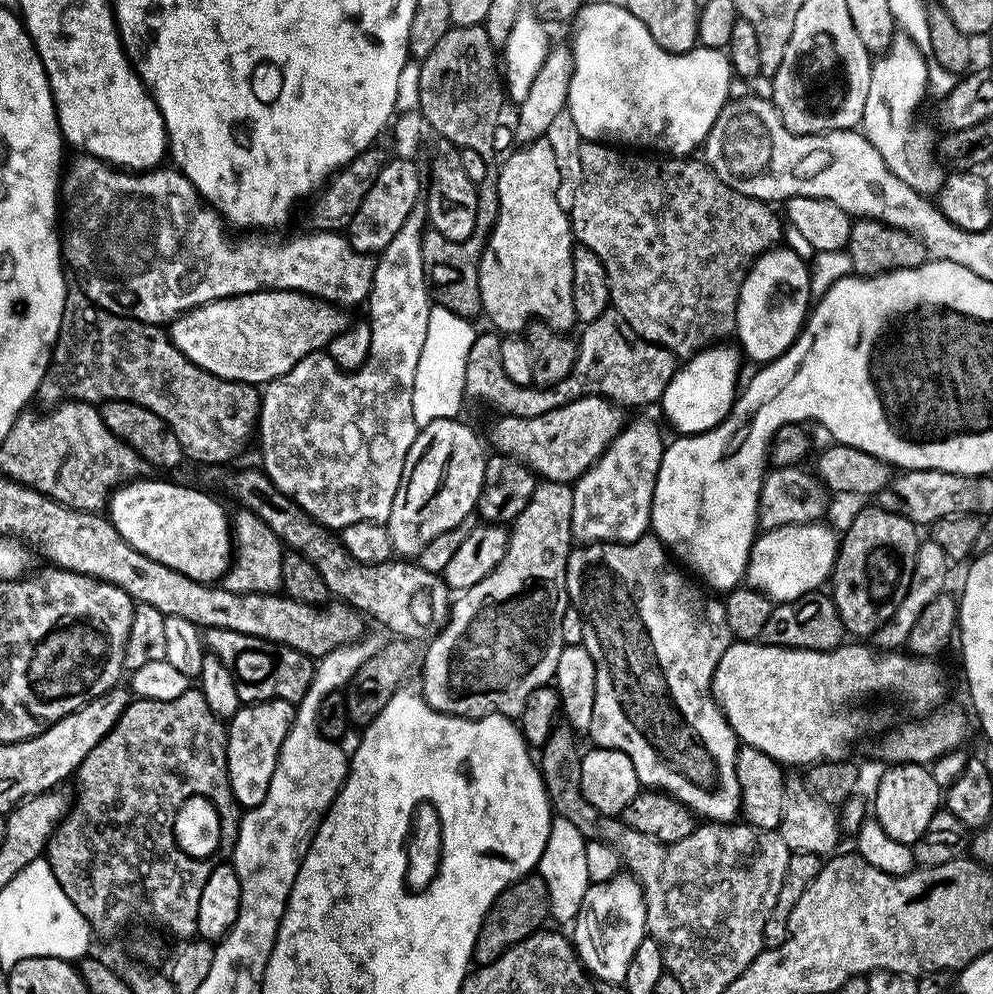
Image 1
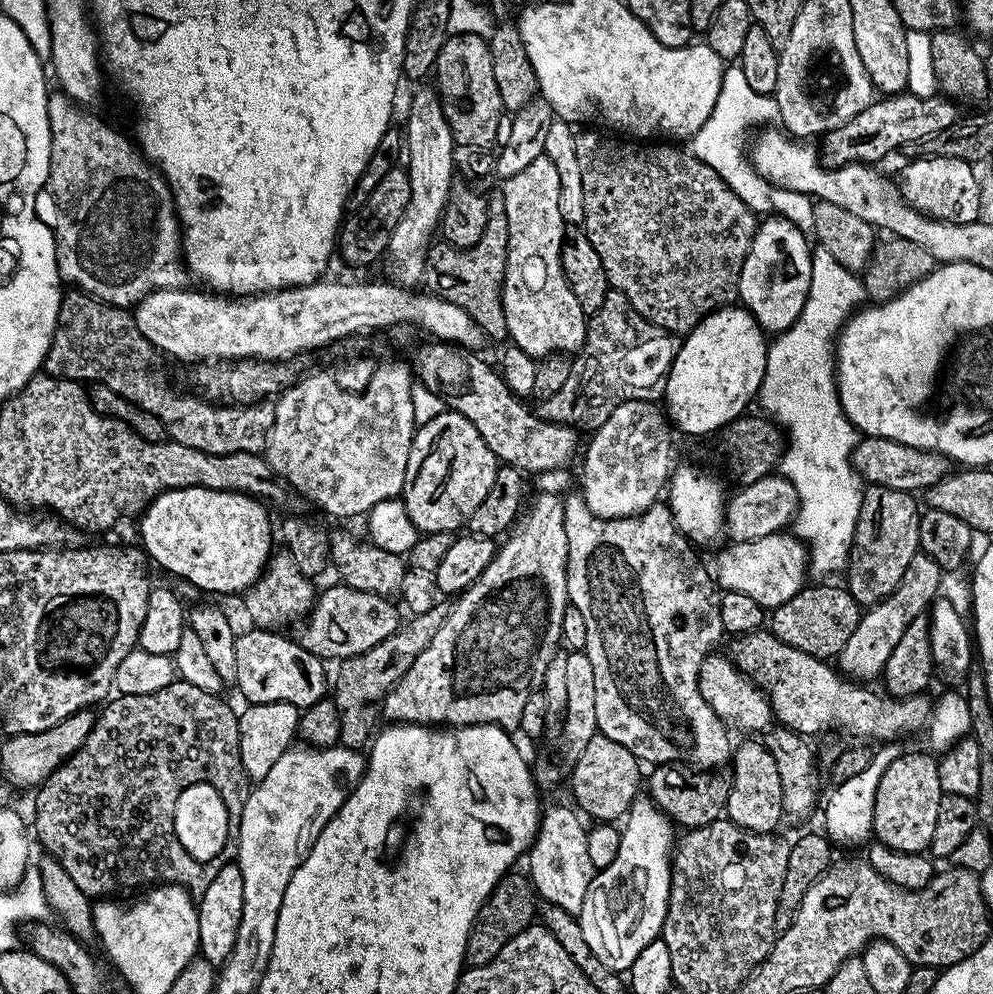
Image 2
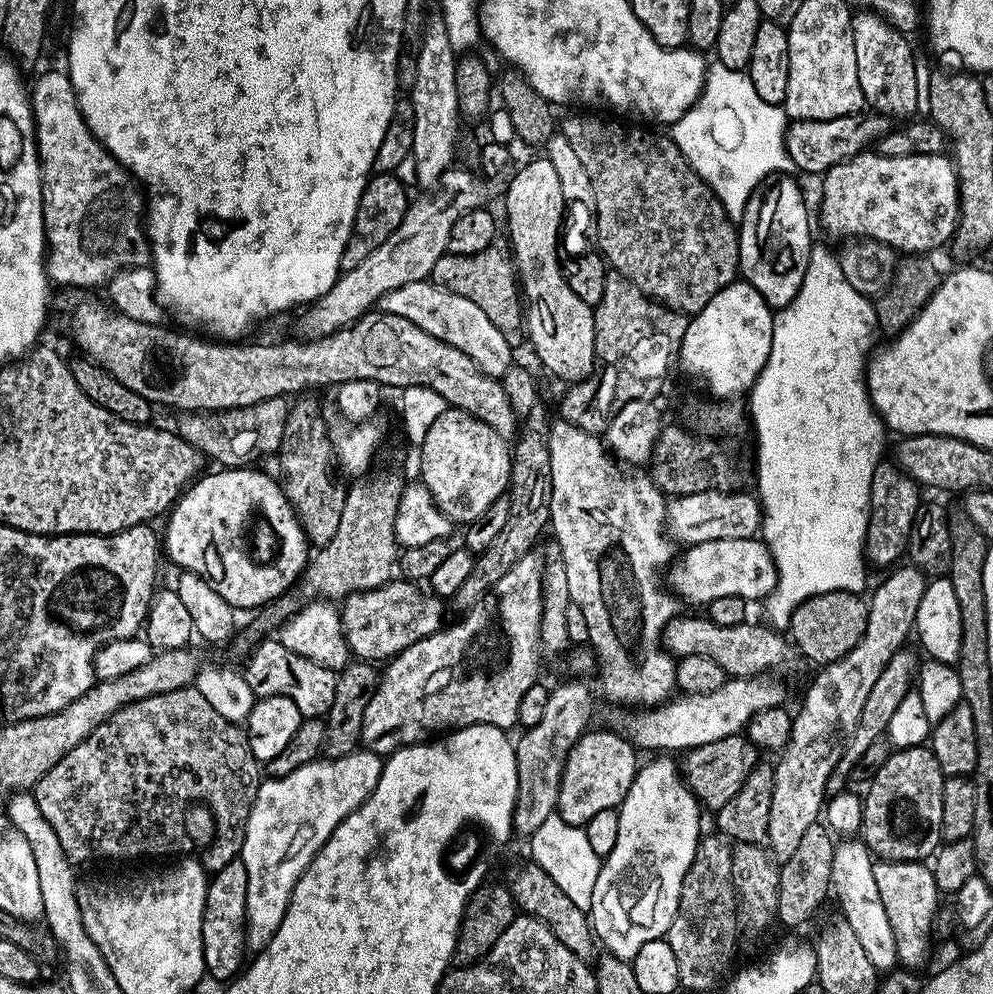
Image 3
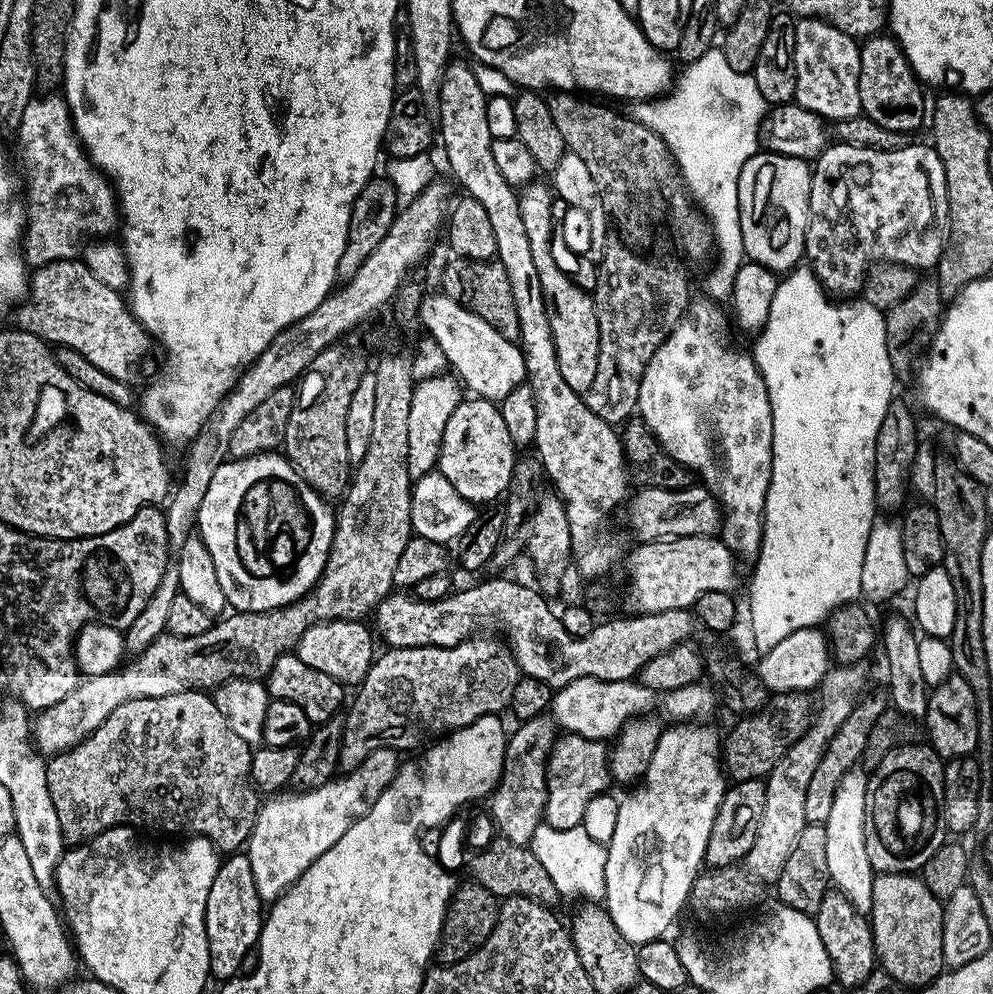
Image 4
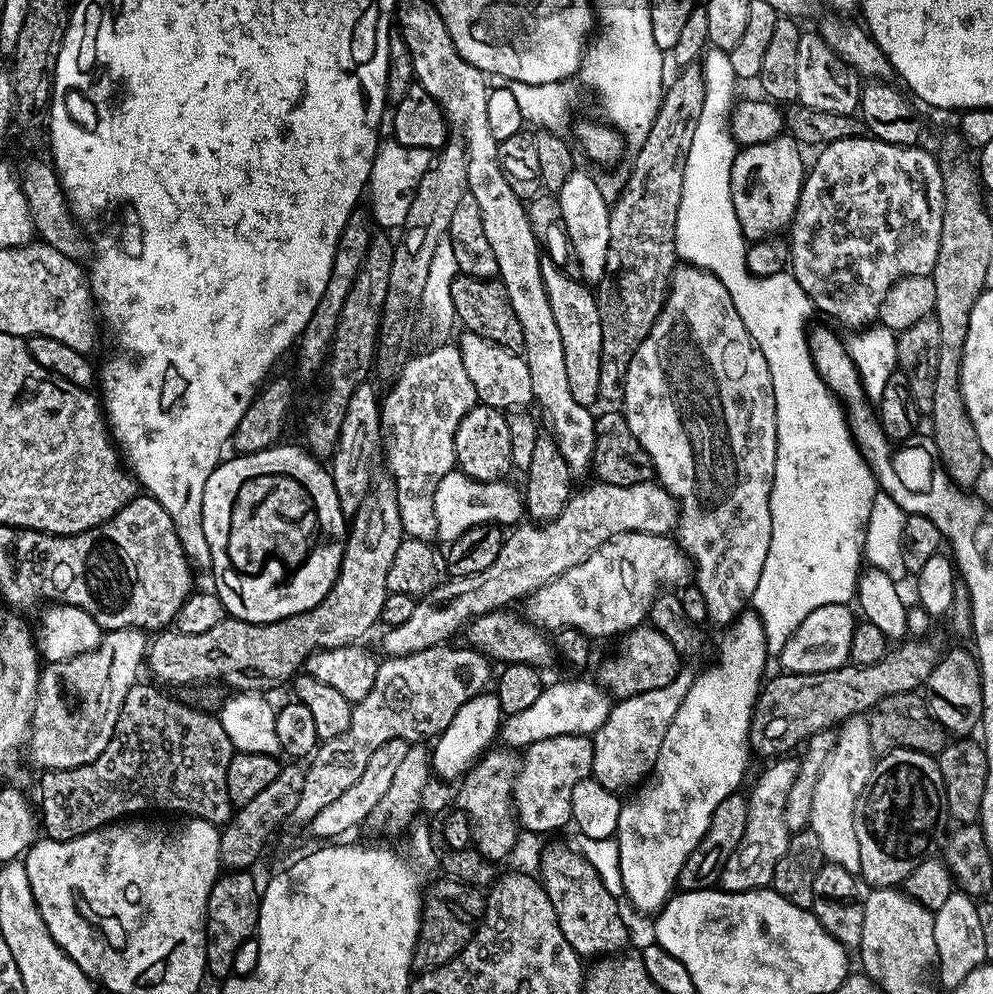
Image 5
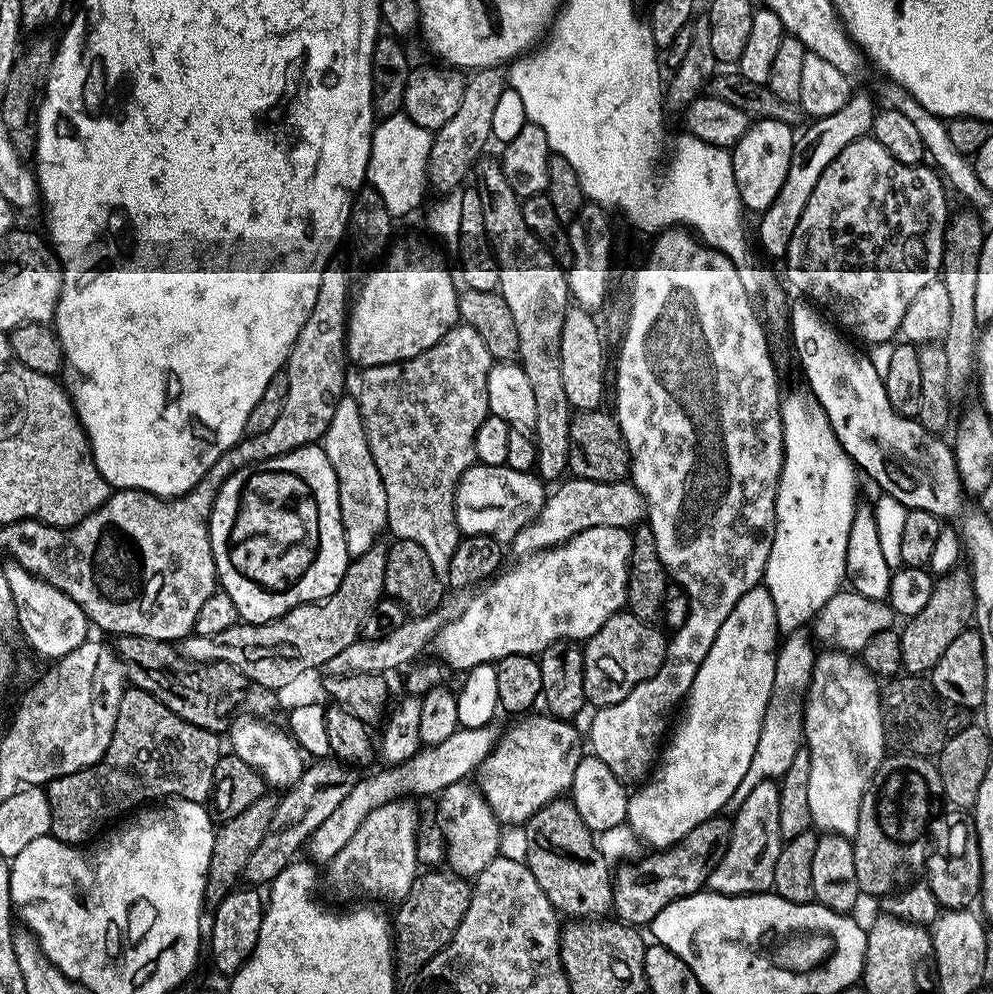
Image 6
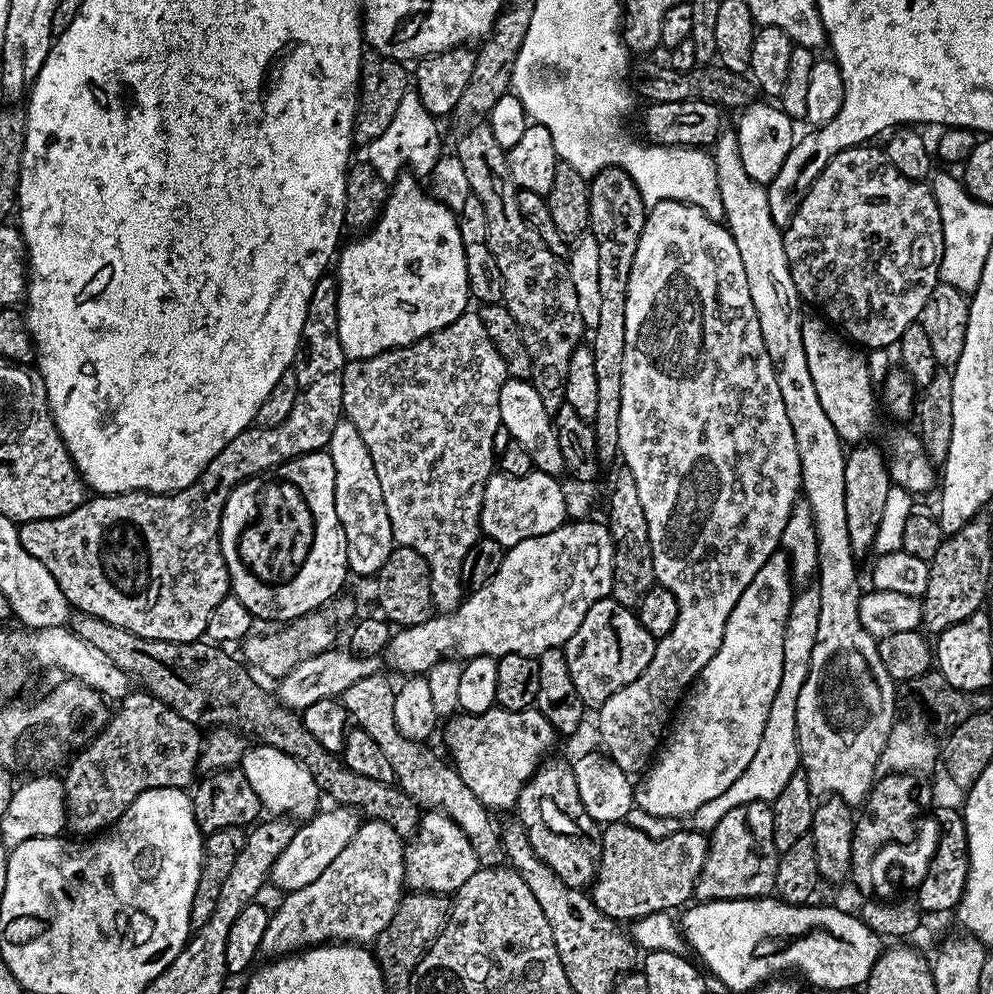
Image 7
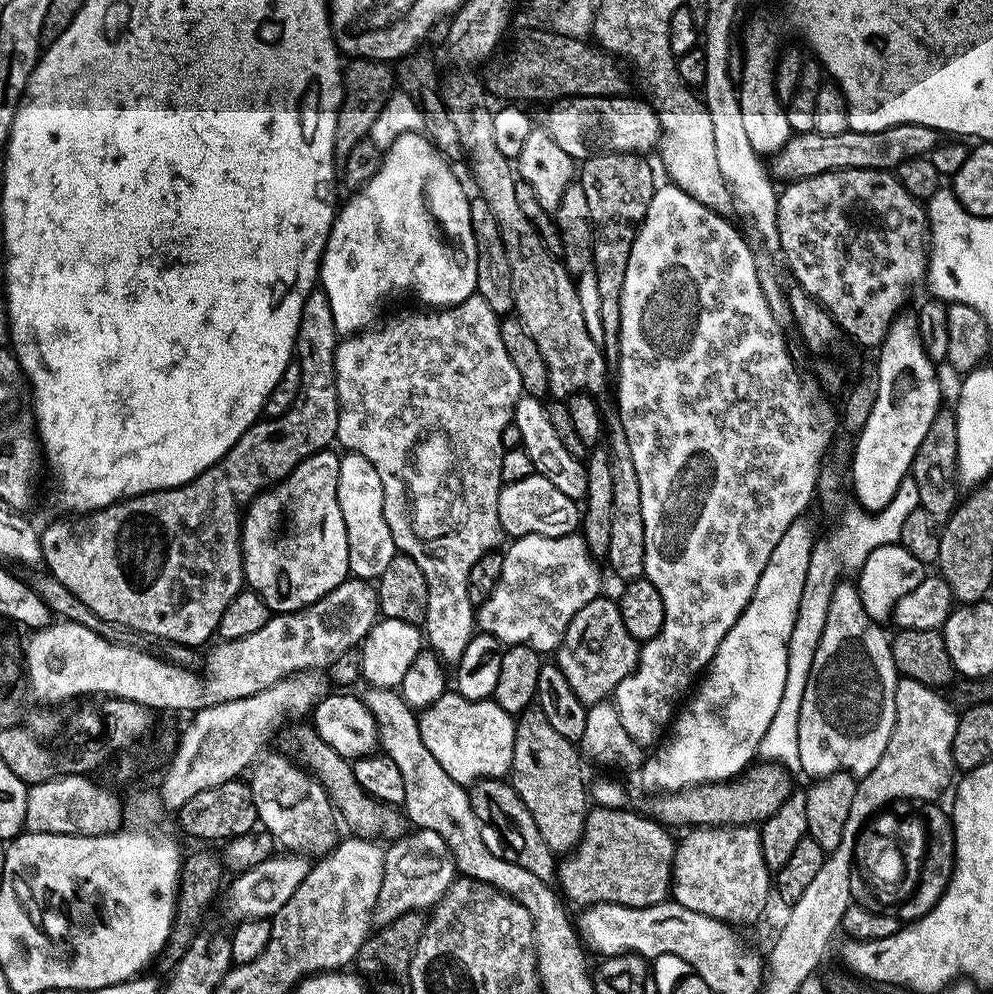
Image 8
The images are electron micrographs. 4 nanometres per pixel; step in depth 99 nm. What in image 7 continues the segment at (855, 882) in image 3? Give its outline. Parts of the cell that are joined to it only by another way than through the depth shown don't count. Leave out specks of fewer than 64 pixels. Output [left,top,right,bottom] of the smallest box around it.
[710,131,898,806]

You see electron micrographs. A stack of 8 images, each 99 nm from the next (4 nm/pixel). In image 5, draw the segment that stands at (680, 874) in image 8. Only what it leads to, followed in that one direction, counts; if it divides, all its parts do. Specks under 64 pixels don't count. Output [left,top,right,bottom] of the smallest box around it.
[719,758,799,892]

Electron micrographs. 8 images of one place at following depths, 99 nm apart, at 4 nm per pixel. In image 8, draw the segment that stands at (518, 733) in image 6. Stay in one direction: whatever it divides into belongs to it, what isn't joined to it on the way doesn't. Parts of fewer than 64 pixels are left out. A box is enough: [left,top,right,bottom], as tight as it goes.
[419,690,516,786]

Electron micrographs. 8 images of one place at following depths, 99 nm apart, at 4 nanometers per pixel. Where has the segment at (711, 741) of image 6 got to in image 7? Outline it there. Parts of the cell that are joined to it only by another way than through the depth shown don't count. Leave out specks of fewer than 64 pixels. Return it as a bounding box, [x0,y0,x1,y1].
[635,550,794,818]

